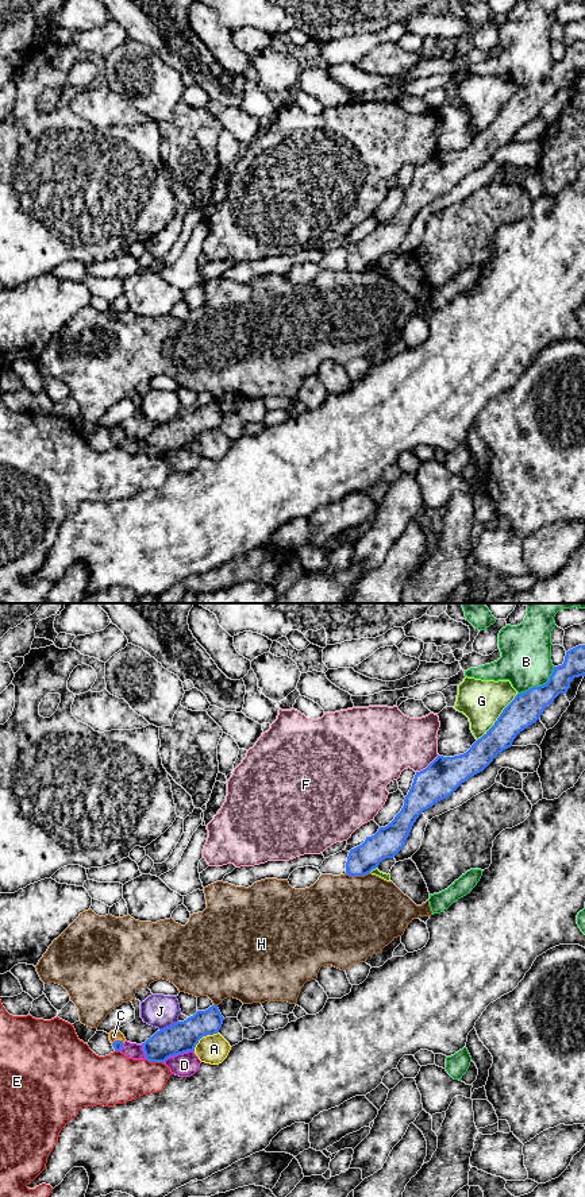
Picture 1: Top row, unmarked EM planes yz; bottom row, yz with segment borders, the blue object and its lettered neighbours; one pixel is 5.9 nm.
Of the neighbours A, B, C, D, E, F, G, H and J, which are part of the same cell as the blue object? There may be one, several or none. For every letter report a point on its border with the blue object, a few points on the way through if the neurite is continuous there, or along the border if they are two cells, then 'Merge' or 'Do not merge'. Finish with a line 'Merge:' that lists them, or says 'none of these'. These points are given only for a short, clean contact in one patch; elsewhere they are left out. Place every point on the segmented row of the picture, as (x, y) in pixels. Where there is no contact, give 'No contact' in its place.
A: Touches blue at yz (203, 1035). Boundary: yz (218, 1031), (204, 1035), (193, 1050). Do not merge
B: Touches blue at yz (539, 686). Do not merge
C: Touches blue at yz (118, 1041). Path across: yz (118, 1045), (118, 1041), (114, 1035). Merge
D: Touches blue at yz (179, 1053). Boundary: yz (193, 1050), (170, 1055), (164, 1062). Do not merge
E: Touches blue at yz (156, 1061). Do not merge
F: Touches blue at yz (428, 765). Do not merge
G: Touches blue at yz (499, 717). Do not merge
H: Touches blue at yz (357, 875). Do not merge
J: Touches blue at yz (169, 1026). Do not merge
Merge: C

